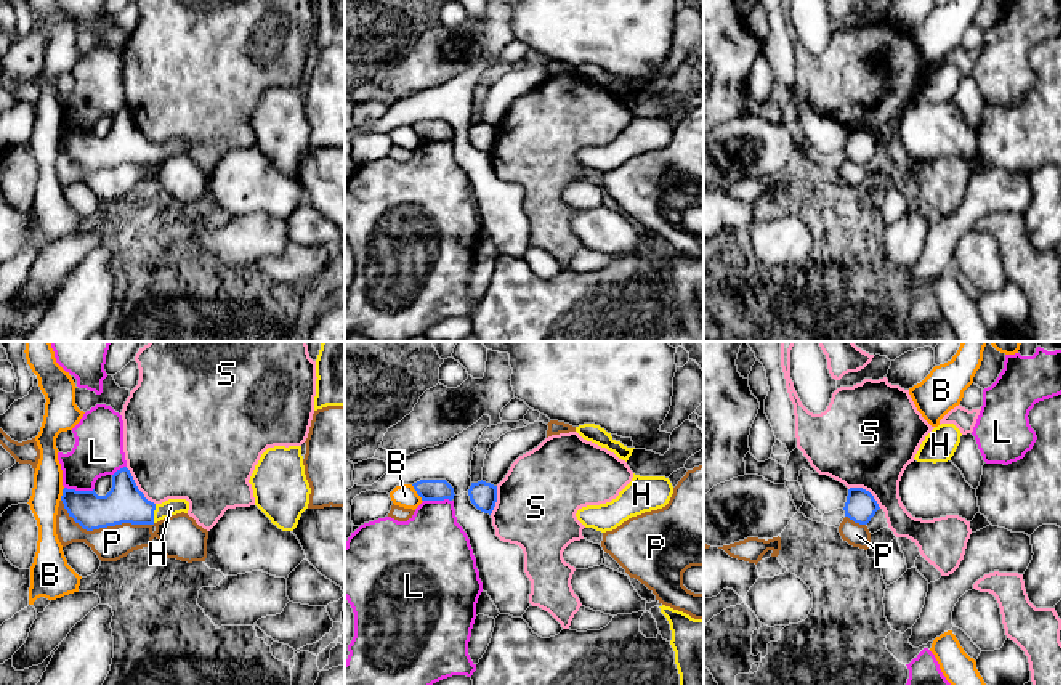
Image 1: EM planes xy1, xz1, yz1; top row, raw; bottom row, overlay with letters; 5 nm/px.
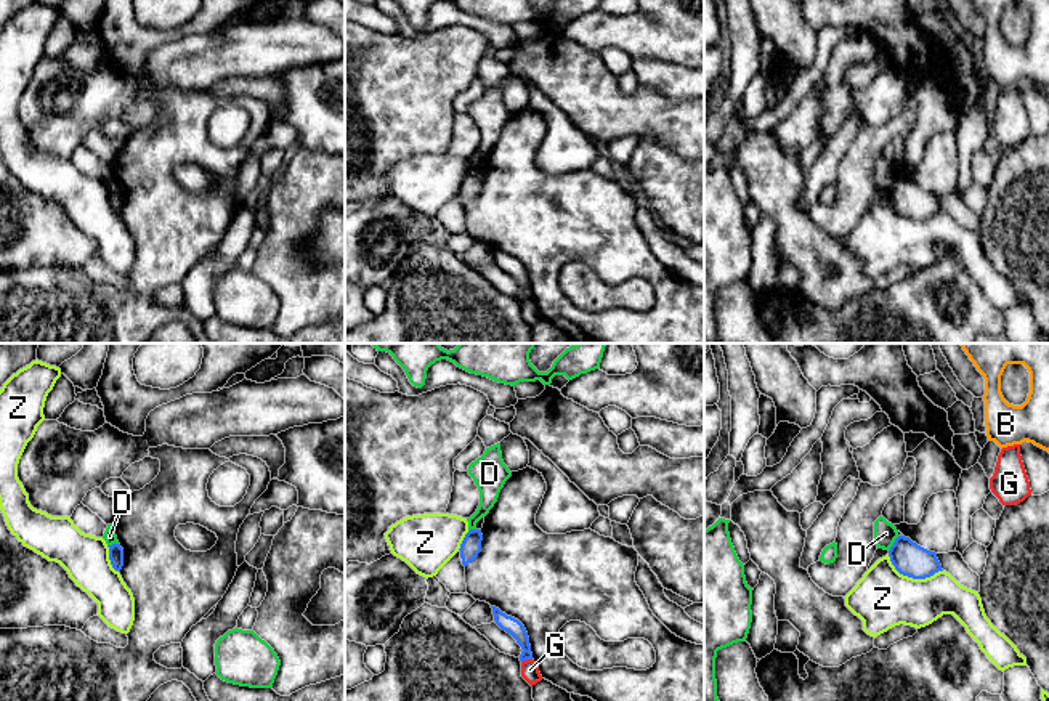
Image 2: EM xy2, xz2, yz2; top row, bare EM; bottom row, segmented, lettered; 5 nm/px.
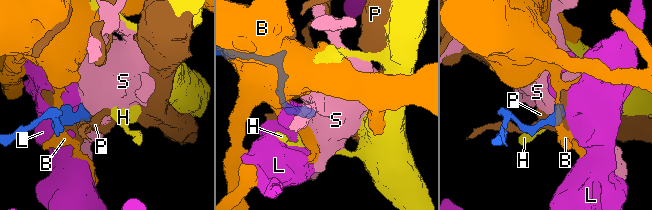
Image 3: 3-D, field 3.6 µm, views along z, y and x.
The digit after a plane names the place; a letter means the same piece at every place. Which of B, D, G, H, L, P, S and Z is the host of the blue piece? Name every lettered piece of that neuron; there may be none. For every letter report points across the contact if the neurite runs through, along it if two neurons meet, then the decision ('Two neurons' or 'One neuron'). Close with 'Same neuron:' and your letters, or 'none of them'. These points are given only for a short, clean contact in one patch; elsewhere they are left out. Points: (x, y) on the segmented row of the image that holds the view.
B: Two neurons
D: Boundary: yz2 (899, 536), (889, 551). Two neurons
G: Boundary: xz2 (531, 658), (522, 661). Two neurons
H: One neuron
L: Two neurons
P: Two neurons
S: Boundary: xy1 (125, 467), (137, 488), (154, 504). Two neurons
Z: Boundary: yz2 (887, 554), (900, 573), (913, 578), (929, 578), (942, 571). Two neurons
Same neuron: H

